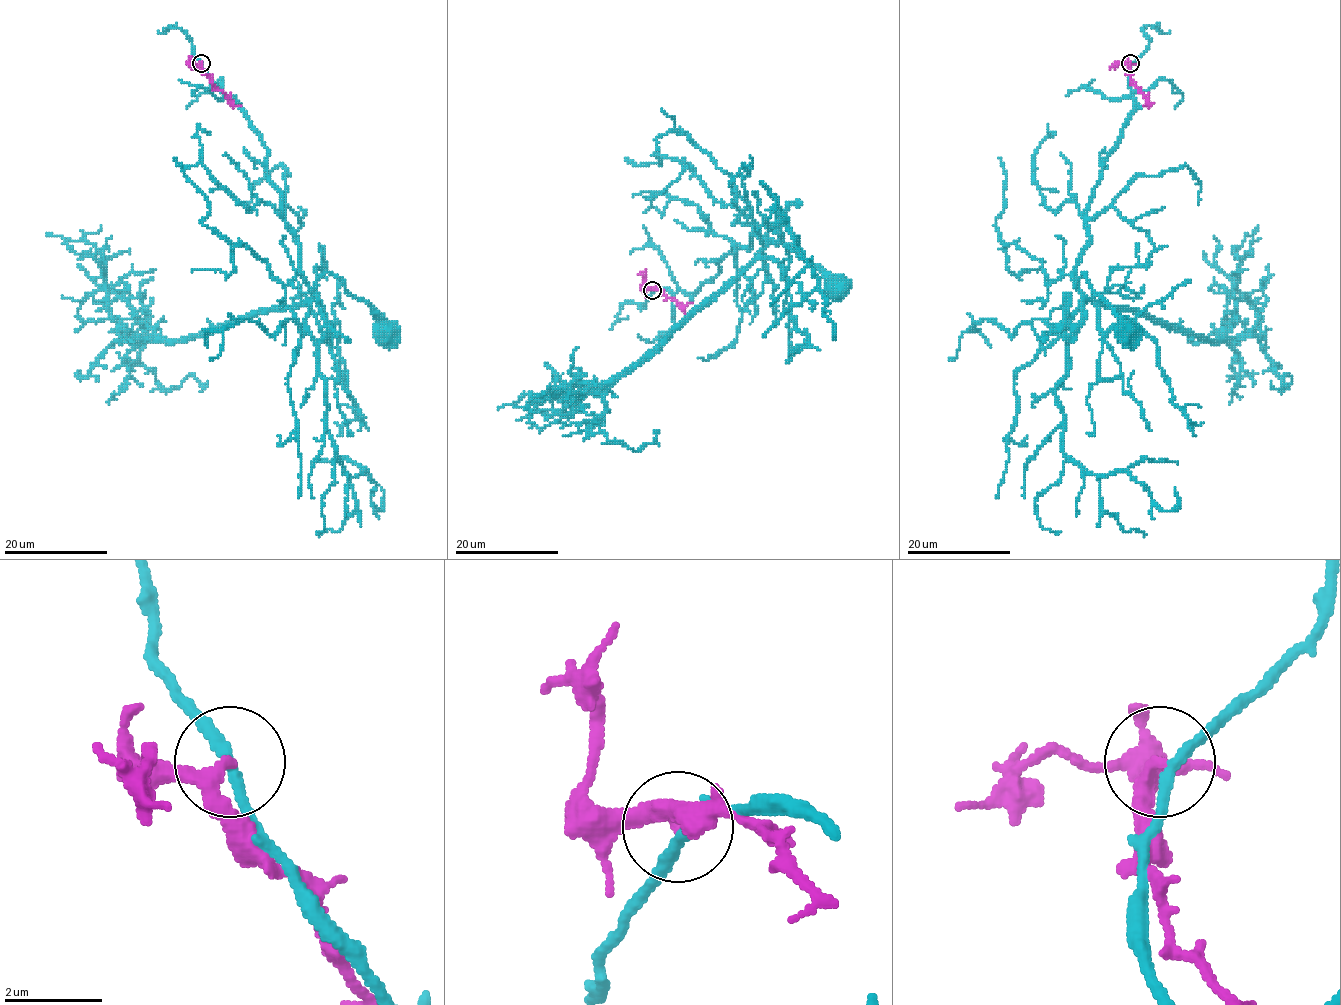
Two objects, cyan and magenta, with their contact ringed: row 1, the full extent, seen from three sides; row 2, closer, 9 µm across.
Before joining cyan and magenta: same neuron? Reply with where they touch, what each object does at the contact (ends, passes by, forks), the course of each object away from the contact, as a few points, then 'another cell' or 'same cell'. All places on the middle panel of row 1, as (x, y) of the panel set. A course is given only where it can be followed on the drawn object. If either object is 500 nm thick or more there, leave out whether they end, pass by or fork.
(652, 290) | cyan passes by | magenta passes by | cyan via (653, 291), (693, 293), (710, 280), (733, 245), (747, 248), (754, 233), (790, 244), (837, 291) | magenta via (653, 289), (662, 291), (677, 304), (692, 304) | another cell

